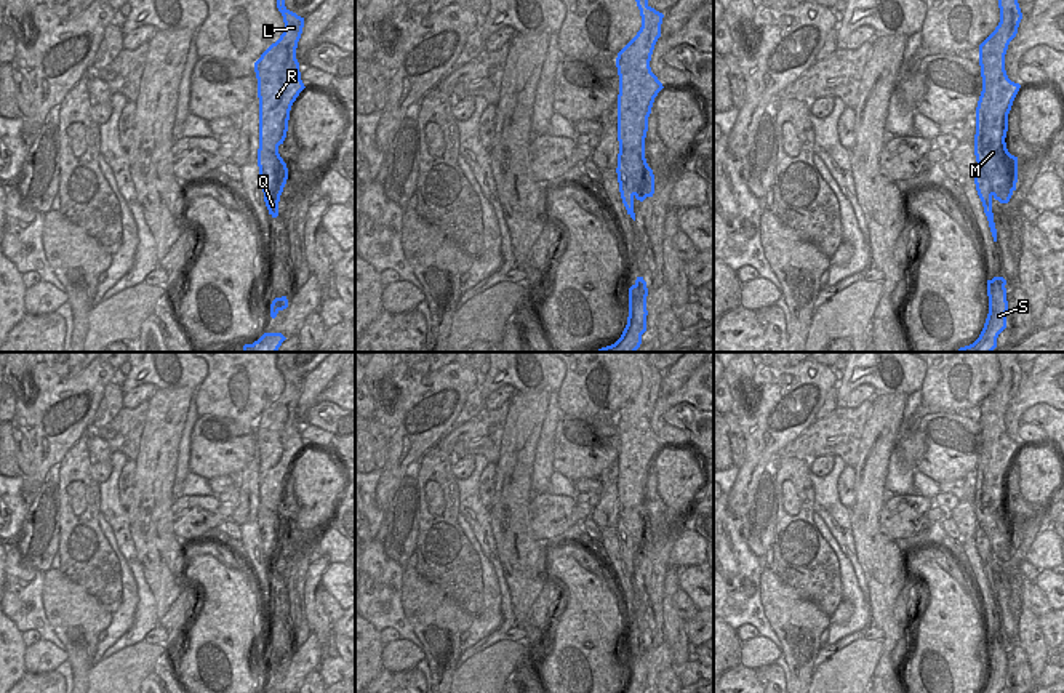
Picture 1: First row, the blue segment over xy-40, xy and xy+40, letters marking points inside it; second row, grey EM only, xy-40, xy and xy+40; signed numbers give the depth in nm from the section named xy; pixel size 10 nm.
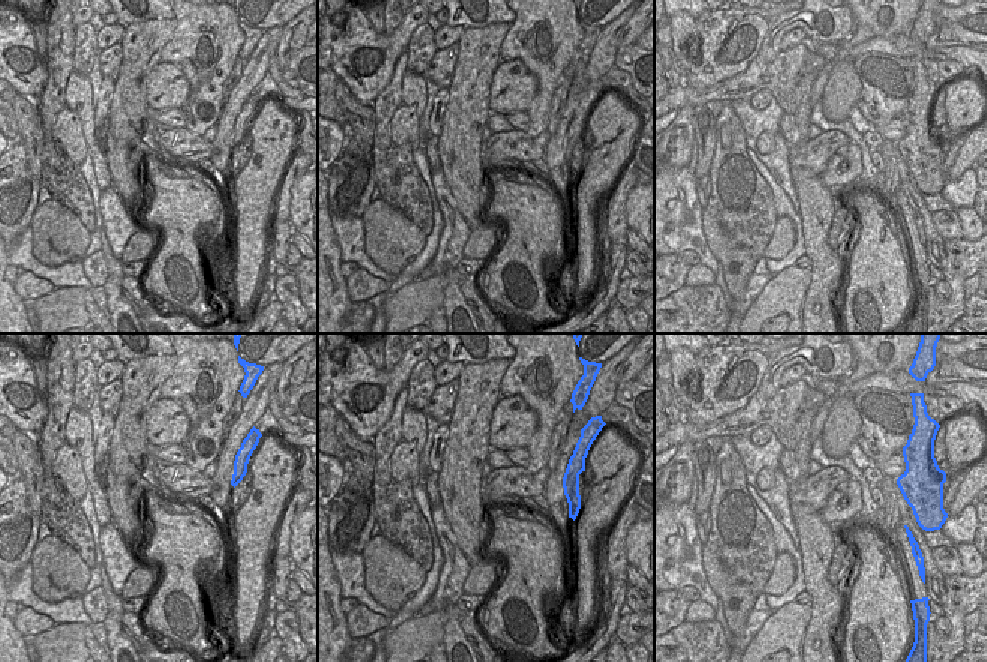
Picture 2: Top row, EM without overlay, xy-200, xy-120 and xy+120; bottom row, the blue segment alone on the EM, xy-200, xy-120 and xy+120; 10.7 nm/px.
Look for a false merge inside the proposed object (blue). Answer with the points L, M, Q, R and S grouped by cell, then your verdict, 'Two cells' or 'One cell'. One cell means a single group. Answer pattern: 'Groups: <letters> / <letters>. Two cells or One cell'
Groups: L M R / Q S. Two cells.

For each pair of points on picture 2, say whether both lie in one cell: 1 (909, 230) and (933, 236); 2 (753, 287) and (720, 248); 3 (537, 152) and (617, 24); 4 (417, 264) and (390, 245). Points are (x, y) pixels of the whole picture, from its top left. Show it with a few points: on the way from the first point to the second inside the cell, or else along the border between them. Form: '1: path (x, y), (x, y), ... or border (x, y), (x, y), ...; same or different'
1: border (924, 248), (929, 260); different
2: border (752, 272), (744, 296), (738, 303), (741, 315); different
3: border (545, 147), (542, 156); different
4: border (426, 236), (423, 248), (414, 255); different

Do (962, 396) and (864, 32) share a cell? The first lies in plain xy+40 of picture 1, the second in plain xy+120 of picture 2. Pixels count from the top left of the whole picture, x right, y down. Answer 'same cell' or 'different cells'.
different cells

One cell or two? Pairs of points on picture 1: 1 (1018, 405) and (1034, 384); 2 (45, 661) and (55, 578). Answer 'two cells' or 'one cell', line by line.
1: one cell
2: two cells

